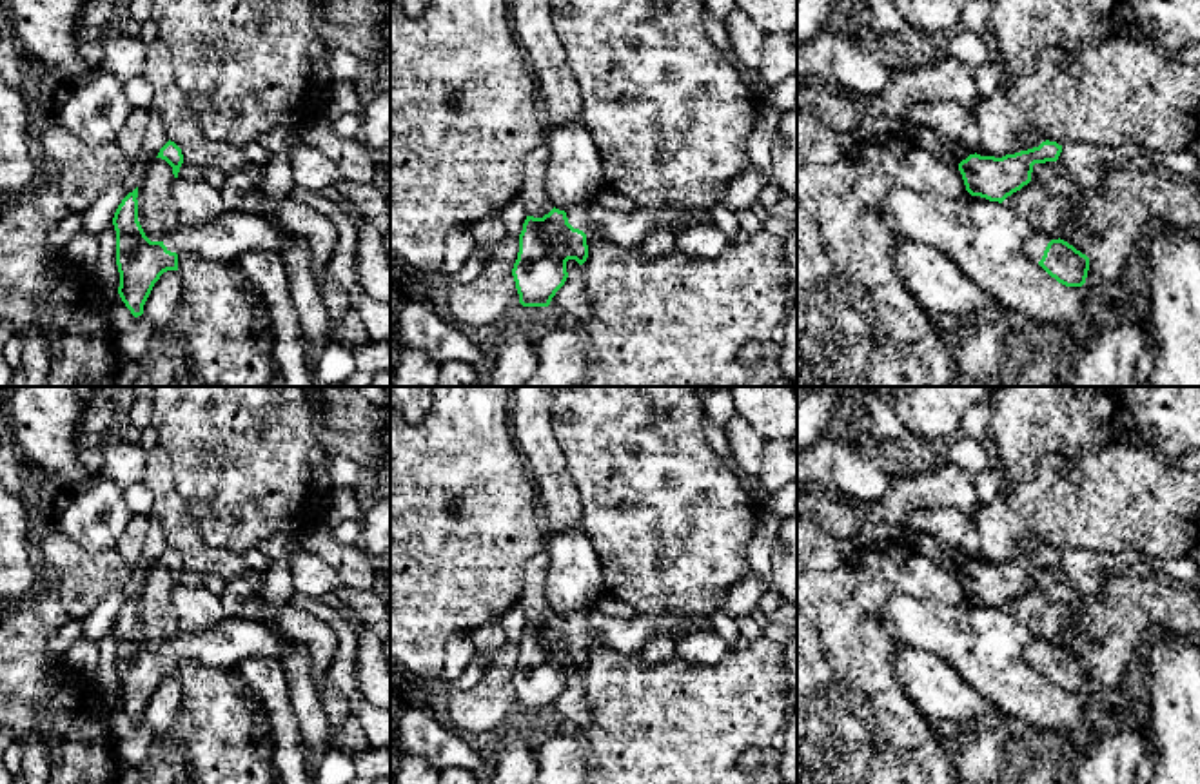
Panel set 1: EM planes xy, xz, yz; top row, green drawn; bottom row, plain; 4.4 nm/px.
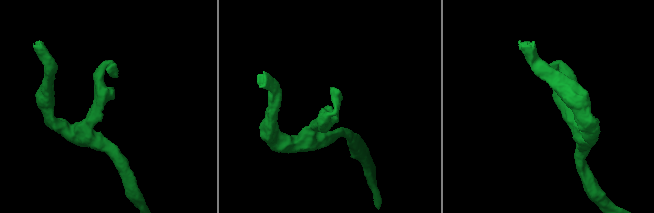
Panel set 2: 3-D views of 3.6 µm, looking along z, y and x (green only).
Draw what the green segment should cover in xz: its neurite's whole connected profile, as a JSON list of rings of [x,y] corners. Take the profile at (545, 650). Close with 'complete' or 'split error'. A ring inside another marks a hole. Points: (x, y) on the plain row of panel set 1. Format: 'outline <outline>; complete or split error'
outline [[[592,610],[575,612],[566,619],[554,613],[543,624],[526,622],[512,675],[519,710],[548,713],[568,684],[566,668],[575,666],[583,671],[594,644],[623,653],[639,653],[654,637],[681,639],[712,628],[713,613],[635,613],[630,619],[615,619]]]; split error

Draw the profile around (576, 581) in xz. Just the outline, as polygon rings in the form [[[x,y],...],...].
[[[583,528],[550,532],[545,550],[550,566],[545,593],[556,615],[592,612],[606,595],[603,561]]]

